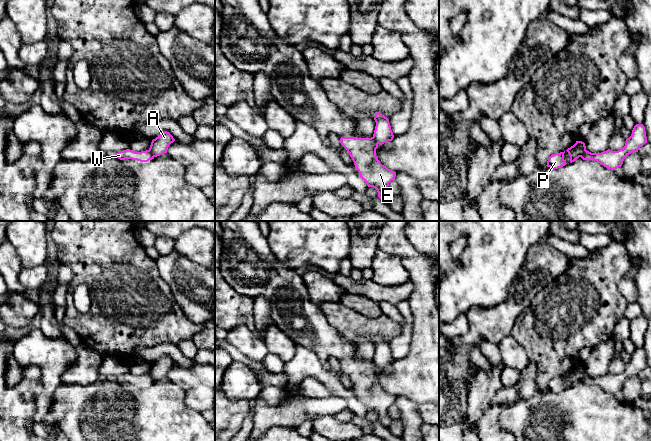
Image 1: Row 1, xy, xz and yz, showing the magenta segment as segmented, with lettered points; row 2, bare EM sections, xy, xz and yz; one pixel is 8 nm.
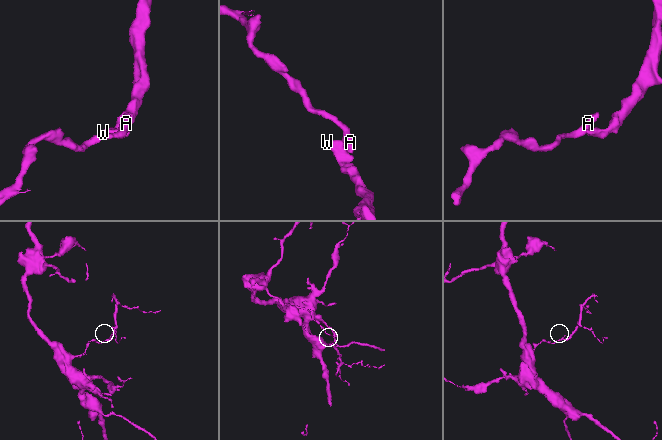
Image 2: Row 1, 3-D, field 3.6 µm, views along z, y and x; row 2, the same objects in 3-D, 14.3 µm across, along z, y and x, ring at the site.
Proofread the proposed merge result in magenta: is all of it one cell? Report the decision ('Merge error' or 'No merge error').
Merge error

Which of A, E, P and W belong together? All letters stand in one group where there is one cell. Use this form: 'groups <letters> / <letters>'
groups A P / E W

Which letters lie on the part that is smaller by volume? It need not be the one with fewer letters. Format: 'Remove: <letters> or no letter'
Remove: E, W

